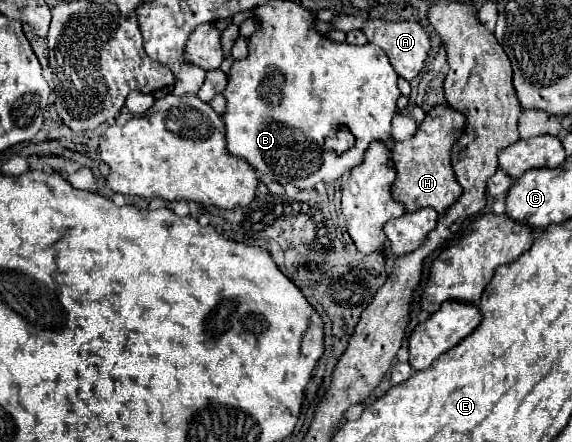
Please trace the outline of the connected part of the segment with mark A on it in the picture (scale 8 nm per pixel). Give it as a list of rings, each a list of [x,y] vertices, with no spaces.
[[[367,20],[363,32],[371,44],[385,50],[399,76],[413,80],[425,66],[429,54],[429,34],[417,22]]]

